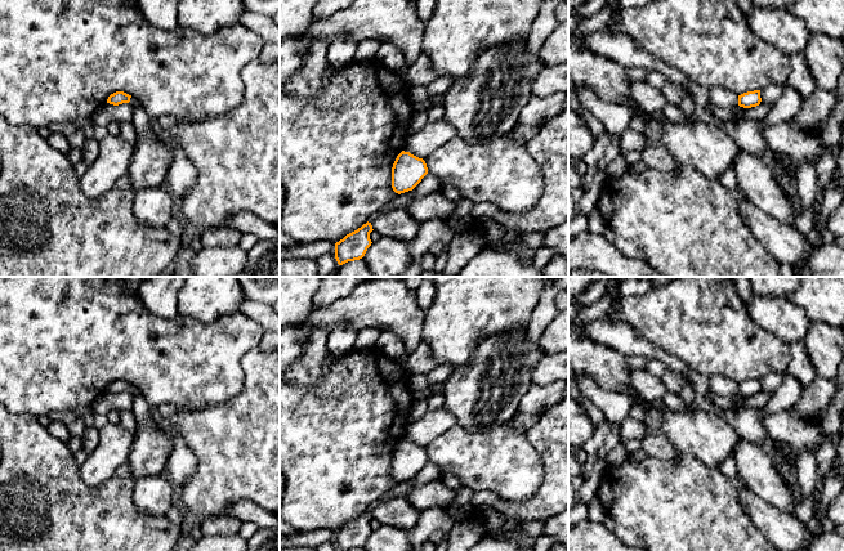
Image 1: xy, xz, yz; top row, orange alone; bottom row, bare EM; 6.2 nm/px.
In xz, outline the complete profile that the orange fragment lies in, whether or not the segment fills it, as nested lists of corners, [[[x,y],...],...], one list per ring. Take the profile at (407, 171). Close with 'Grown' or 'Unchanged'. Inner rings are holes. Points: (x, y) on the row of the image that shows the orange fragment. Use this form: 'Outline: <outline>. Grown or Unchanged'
Outline: [[[402,151],[392,167],[392,188],[398,194],[412,191],[427,174],[428,167],[423,158]]]. Unchanged

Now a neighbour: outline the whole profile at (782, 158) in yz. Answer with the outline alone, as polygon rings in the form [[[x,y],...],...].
[[[773,152],[774,153],[774,158],[780,162],[780,165],[783,167],[783,170],[790,175],[794,176],[796,175],[796,169],[795,166],[791,163],[790,158],[782,153],[782,152]]]

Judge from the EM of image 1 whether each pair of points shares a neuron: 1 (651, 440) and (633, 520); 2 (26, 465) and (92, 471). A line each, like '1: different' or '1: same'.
1: different
2: different

